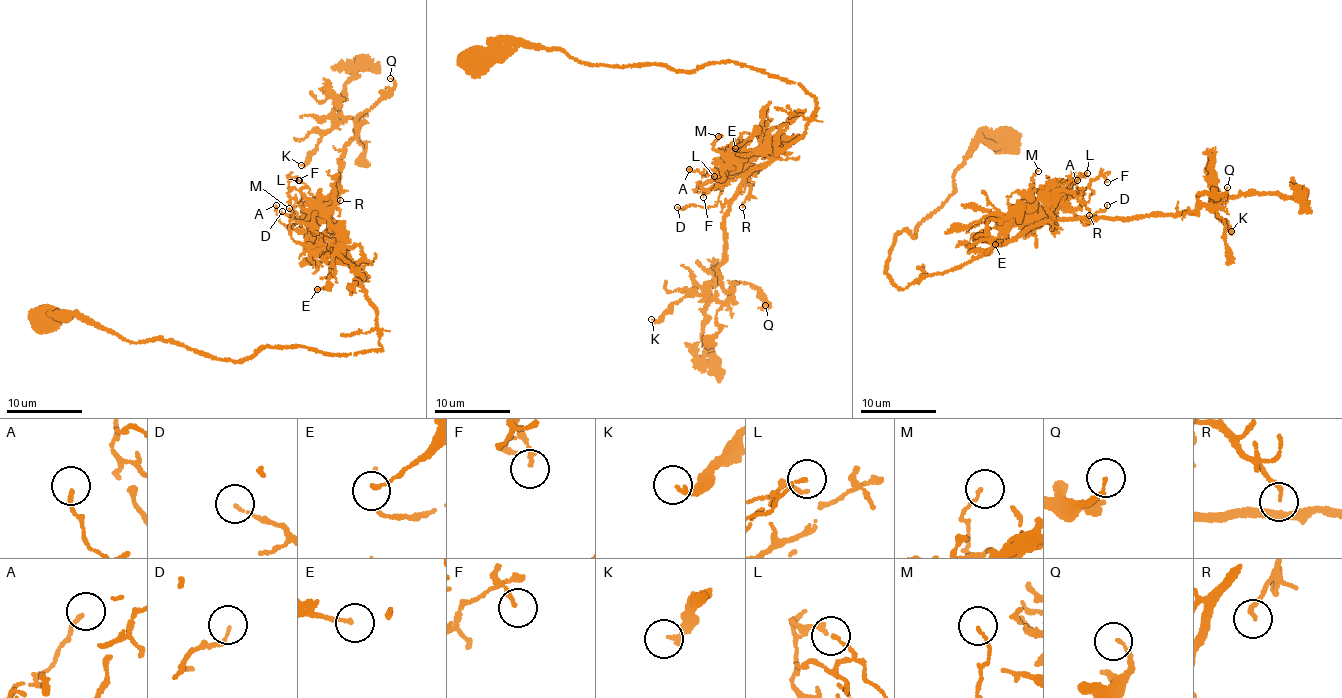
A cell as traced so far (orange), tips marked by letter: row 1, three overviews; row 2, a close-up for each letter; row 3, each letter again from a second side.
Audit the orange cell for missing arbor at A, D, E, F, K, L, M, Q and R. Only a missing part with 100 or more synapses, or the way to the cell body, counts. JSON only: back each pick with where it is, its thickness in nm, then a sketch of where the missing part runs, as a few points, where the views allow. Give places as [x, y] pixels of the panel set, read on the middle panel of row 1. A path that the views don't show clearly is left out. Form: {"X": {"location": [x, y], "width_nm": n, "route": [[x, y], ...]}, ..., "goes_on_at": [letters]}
{"D": {"location": [677, 207], "width_nm": 110, "route": [[677, 207], [670, 205], [667, 213], [665, 210], [670, 195], [729, 136], [741, 132], [762, 147]]}, "goes_on_at": ["D"]}

